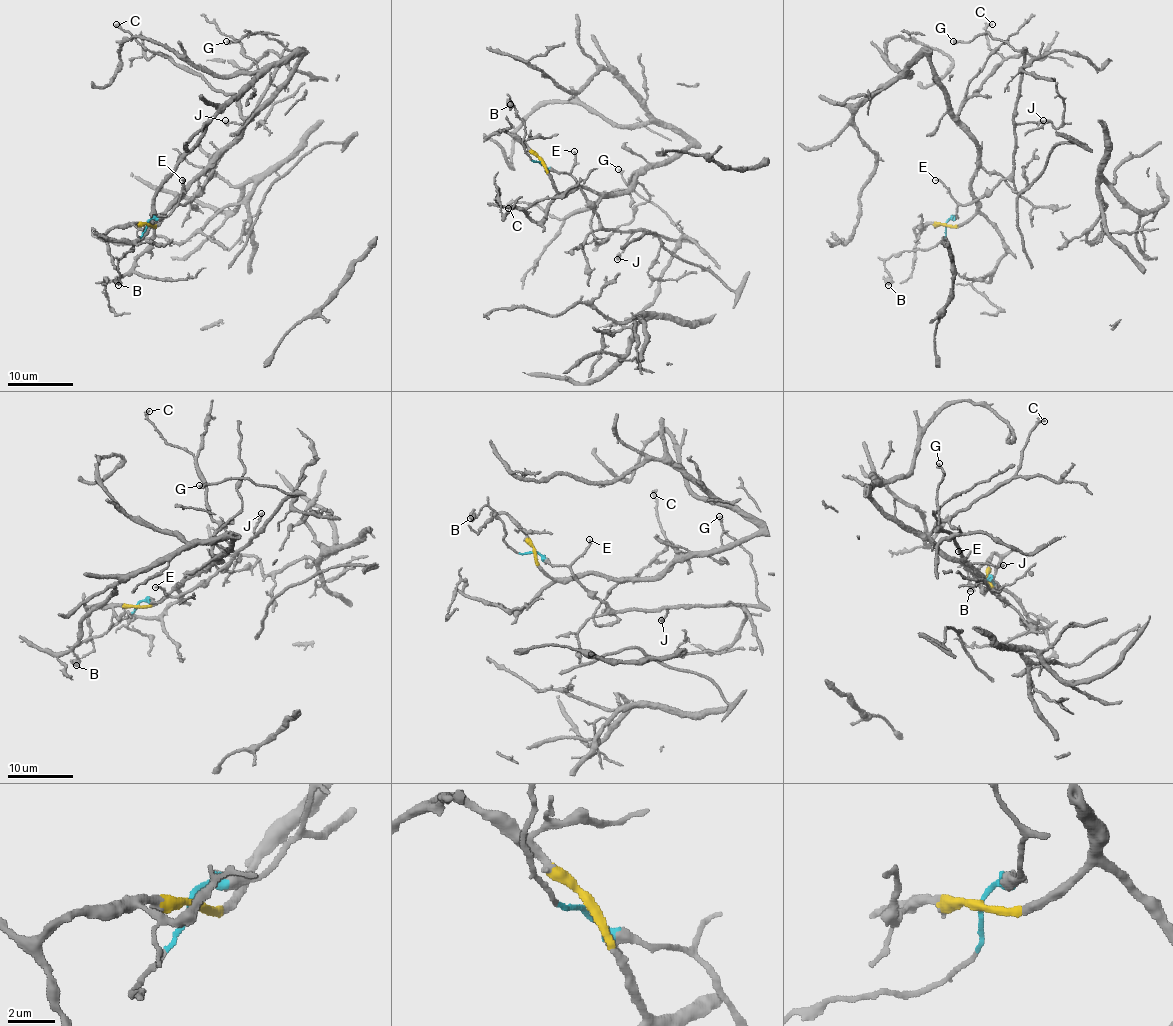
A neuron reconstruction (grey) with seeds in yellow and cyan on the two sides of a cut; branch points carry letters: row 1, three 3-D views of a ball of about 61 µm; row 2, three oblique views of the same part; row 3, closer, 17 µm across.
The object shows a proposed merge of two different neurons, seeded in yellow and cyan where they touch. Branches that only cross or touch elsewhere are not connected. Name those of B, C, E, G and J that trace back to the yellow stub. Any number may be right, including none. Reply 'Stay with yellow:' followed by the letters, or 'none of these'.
Stay with yellow: C

